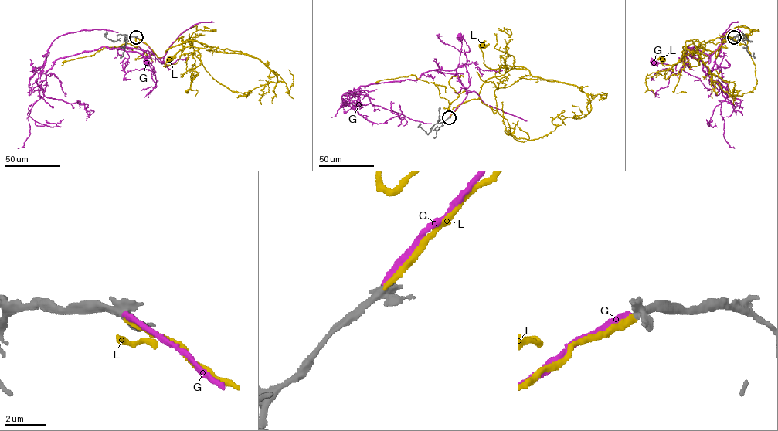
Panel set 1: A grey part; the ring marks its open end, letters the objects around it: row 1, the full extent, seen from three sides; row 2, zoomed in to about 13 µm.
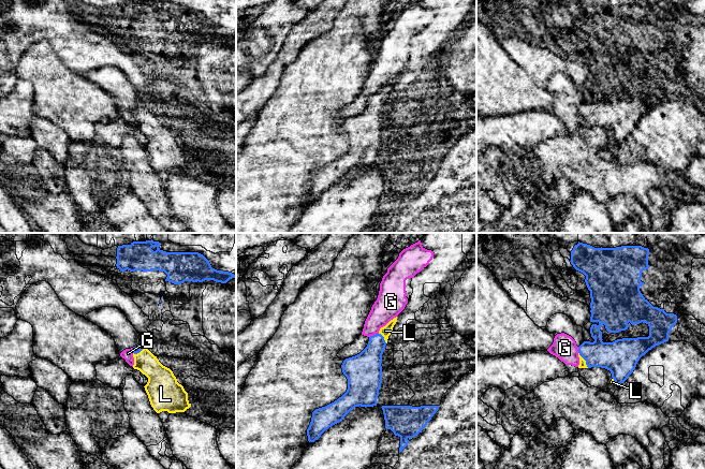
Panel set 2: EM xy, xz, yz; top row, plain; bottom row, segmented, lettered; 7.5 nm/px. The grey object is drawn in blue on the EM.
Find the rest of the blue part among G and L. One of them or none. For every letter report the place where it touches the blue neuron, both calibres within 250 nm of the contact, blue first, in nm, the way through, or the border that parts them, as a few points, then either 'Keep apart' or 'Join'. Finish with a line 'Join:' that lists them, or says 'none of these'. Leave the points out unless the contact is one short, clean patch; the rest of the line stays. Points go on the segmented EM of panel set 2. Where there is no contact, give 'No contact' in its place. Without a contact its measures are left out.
G: Touches blue at xz (373, 335). Thickness 220 nm (blue) against 200 nm. Boundary: xz (378, 332), (369, 337). Keep apart
L: Touches blue at yz (584, 358). Thickness 240 nm (blue) against 50 nm. Path across: yz (617, 356), (589, 356), (584, 358), (582, 362). Join
Join: L

